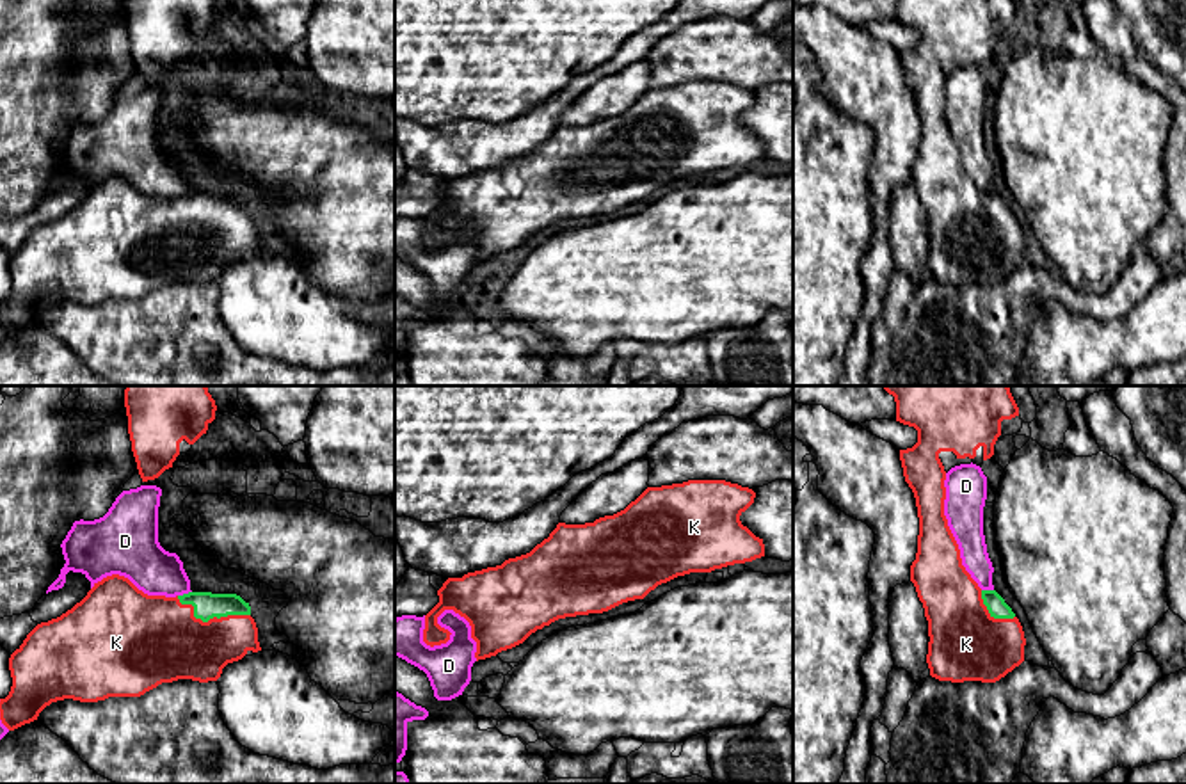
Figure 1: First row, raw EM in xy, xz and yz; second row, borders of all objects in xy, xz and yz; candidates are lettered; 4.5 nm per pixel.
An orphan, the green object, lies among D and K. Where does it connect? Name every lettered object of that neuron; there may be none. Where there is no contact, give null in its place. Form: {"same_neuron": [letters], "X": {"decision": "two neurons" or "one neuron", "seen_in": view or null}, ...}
{"same_neuron": ["K"], "D": {"decision": "two neurons", "seen_in": "xy"}, "K": {"decision": "one neuron", "seen_in": "xy"}}

